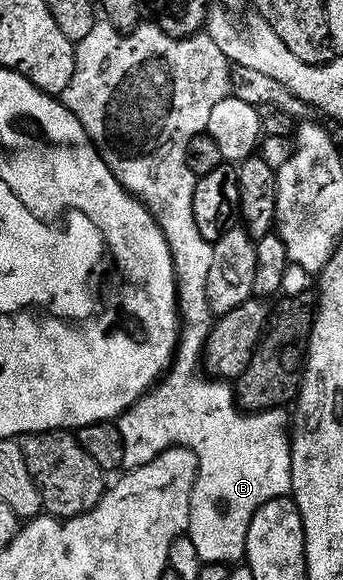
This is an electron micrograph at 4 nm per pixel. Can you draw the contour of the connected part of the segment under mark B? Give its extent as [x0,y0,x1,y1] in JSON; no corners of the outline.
[63,20,293,564]

